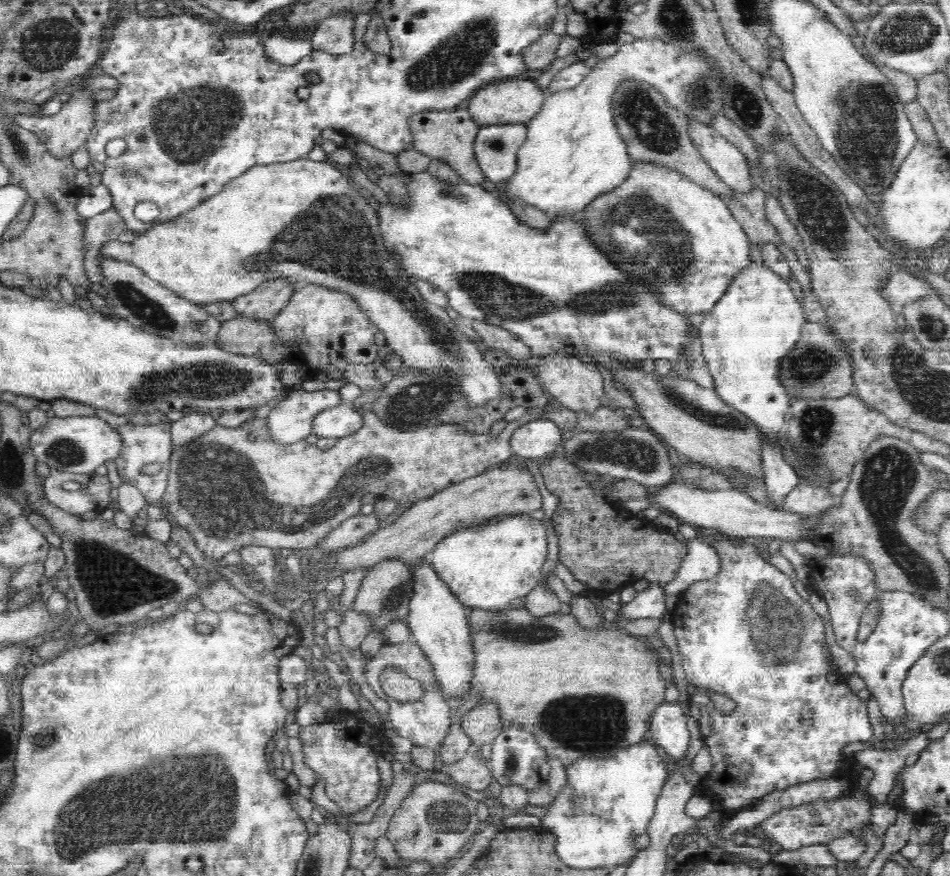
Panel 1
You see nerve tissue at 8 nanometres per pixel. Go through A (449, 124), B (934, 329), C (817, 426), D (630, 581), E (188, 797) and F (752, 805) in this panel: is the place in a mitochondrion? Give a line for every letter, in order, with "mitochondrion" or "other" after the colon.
A: other
B: mitochondrion
C: mitochondrion
D: other
E: mitochondrion
F: other

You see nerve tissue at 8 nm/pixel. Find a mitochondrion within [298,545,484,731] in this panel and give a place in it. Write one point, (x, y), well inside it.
(392, 601)

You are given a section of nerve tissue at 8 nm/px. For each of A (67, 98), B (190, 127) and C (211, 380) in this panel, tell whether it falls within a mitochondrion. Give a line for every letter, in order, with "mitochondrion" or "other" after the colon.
A: other
B: mitochondrion
C: mitochondrion

